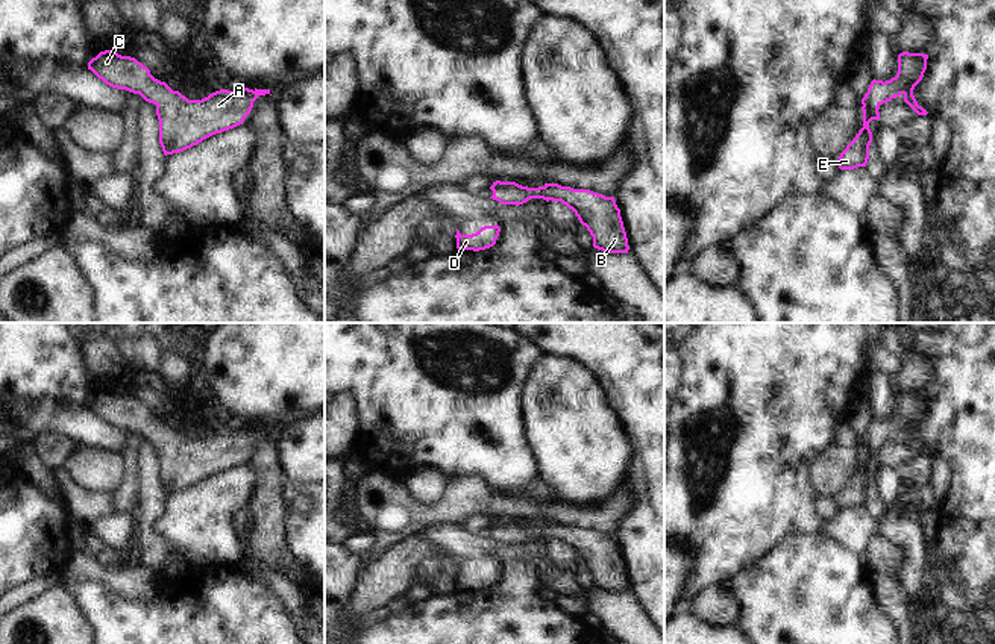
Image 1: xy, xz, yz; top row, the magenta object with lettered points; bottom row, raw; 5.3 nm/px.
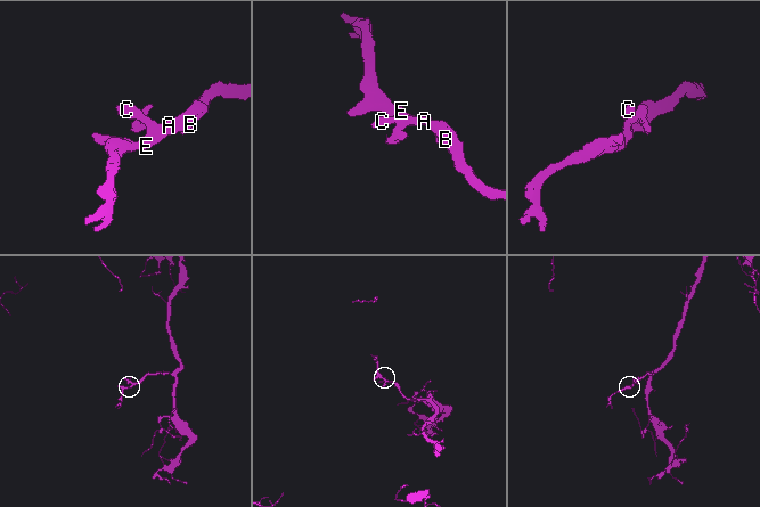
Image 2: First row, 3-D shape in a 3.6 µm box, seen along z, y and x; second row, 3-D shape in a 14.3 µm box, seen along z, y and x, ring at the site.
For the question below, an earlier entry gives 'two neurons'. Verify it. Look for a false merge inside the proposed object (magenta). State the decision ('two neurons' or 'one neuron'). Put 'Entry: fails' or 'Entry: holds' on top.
Entry: fails
one neuron

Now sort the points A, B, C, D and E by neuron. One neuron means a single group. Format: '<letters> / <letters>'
A B C D E

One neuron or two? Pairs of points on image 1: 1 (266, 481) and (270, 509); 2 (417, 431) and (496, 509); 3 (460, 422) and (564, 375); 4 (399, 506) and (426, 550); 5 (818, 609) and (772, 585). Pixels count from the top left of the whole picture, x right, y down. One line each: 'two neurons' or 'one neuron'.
1: one neuron
2: two neurons
3: two neurons
4: two neurons
5: one neuron

